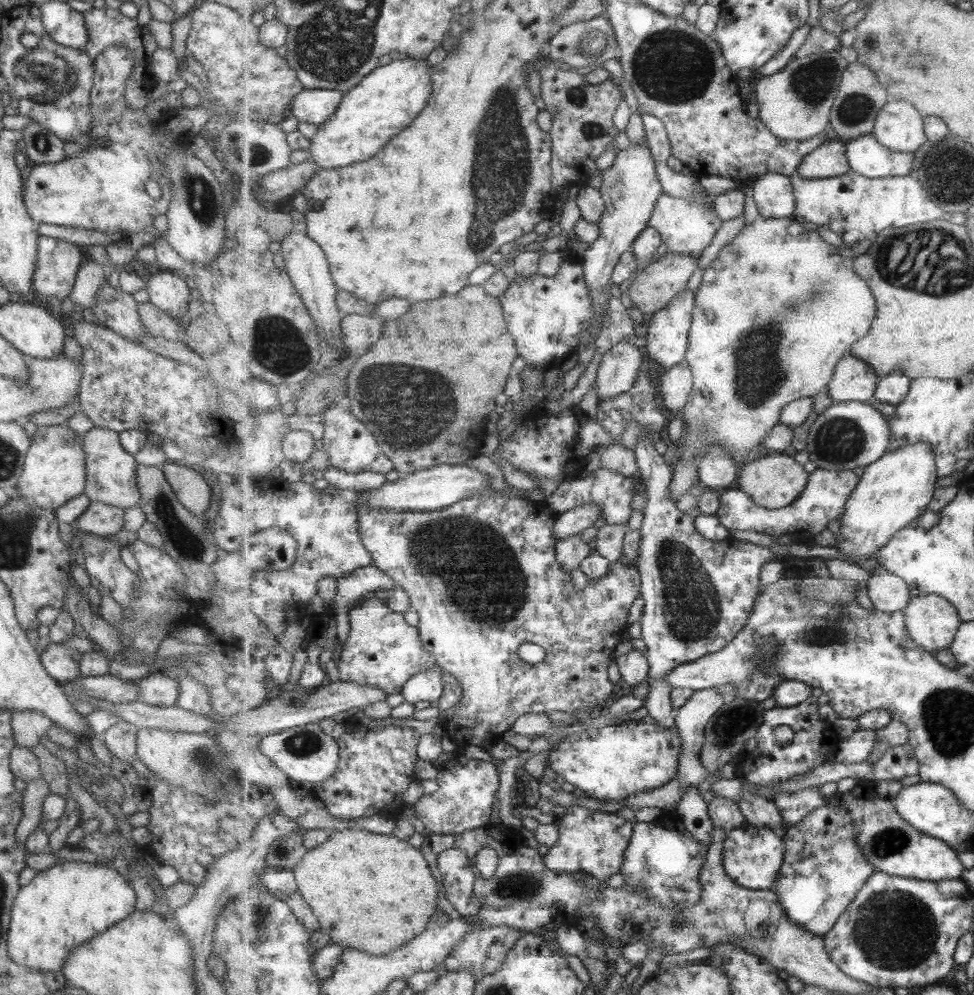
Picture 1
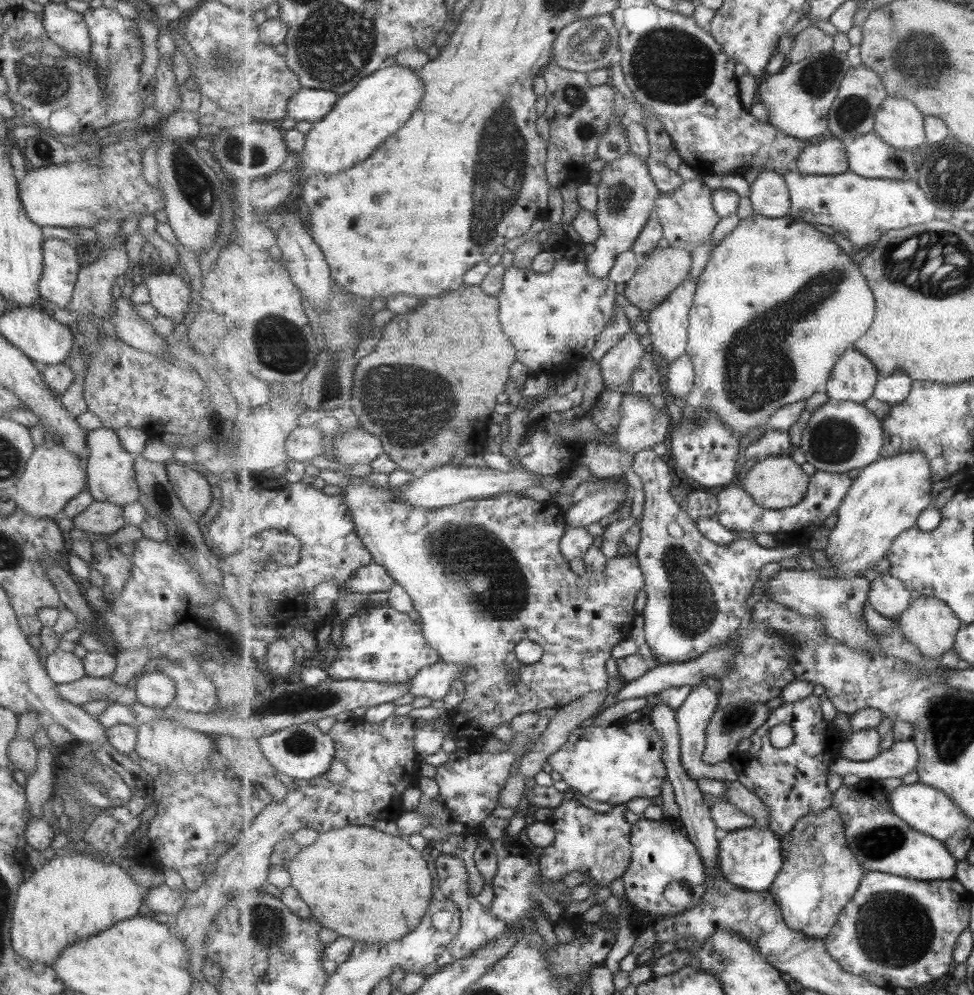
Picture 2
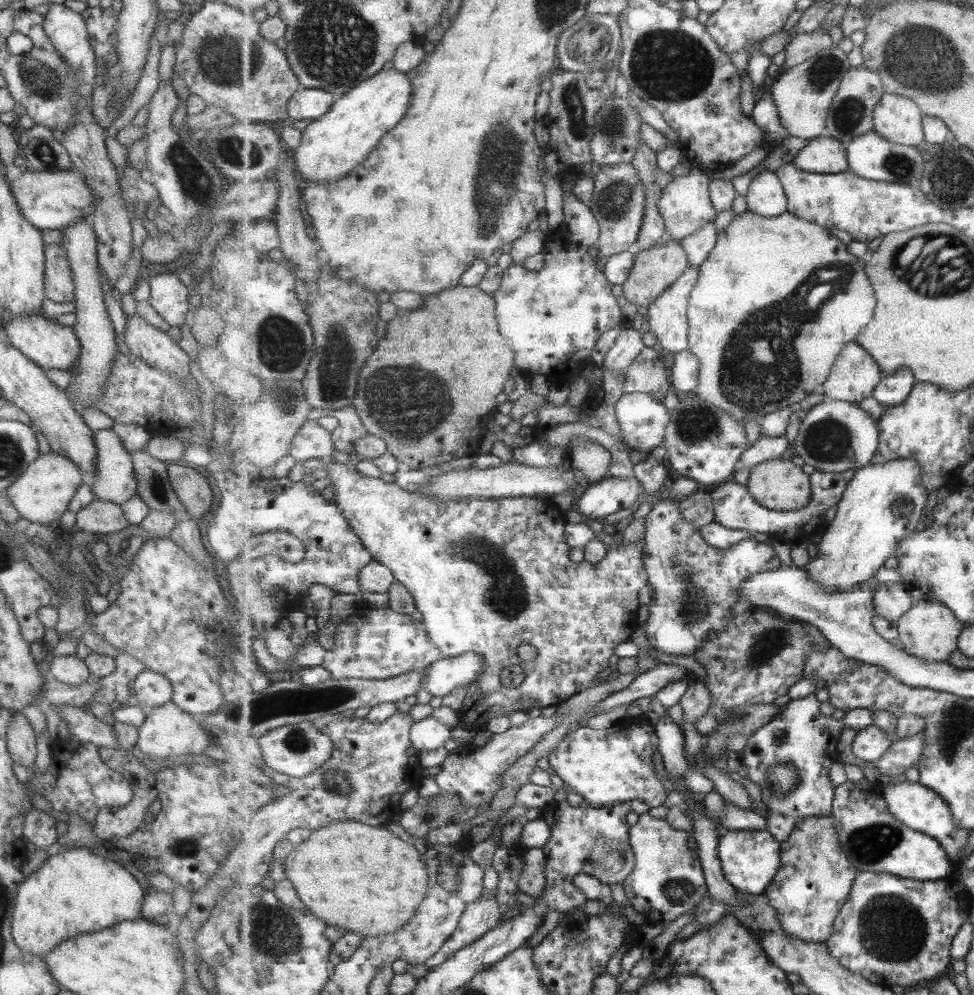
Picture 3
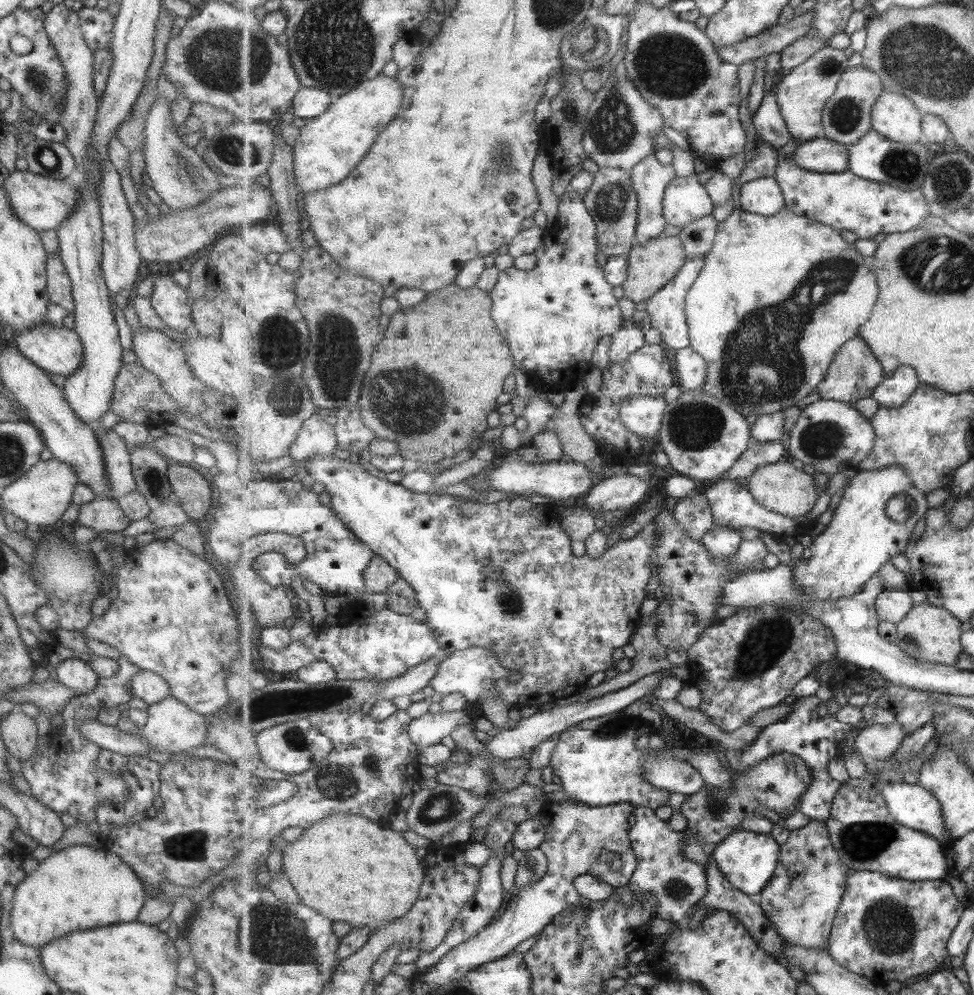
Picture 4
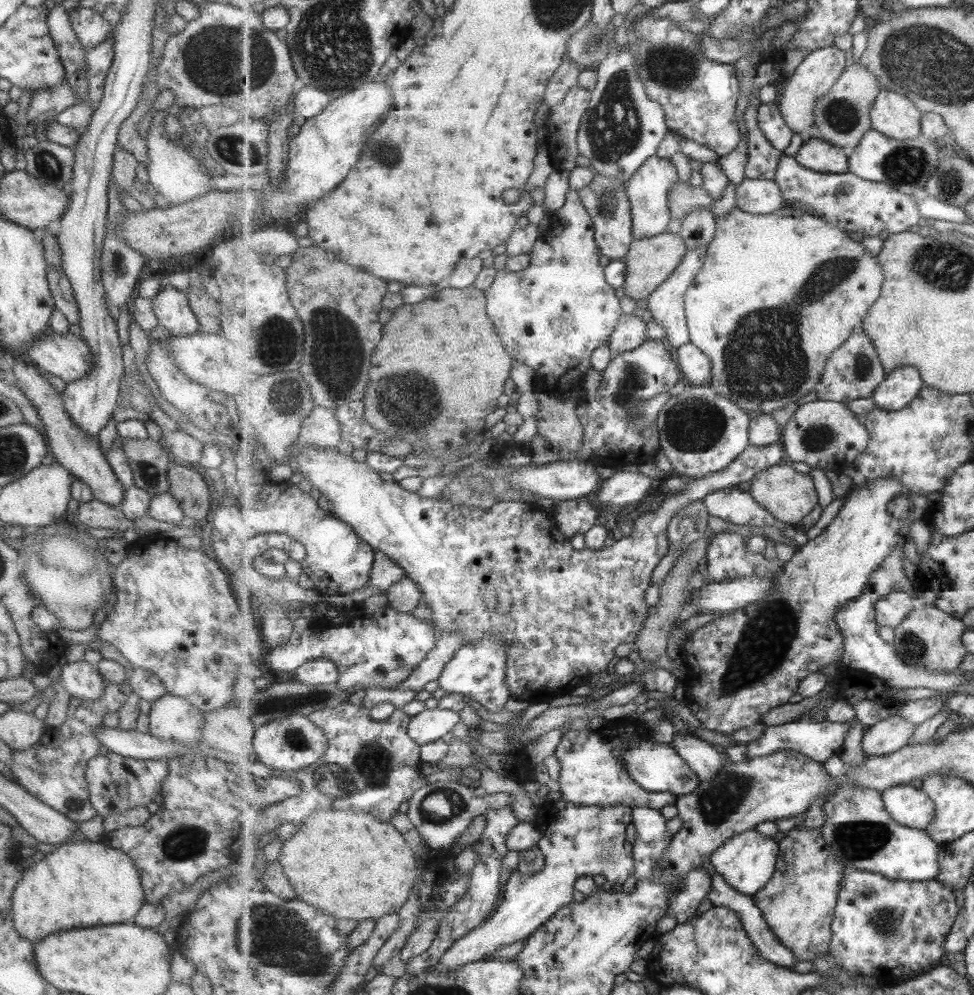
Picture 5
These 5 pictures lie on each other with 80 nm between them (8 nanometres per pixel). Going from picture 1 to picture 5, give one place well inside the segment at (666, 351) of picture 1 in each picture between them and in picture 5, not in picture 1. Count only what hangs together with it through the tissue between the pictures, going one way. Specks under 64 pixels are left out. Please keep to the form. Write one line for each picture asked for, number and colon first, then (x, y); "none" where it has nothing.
2: (668, 324)
3: (668, 319)
4: (667, 309)
5: (667, 304)

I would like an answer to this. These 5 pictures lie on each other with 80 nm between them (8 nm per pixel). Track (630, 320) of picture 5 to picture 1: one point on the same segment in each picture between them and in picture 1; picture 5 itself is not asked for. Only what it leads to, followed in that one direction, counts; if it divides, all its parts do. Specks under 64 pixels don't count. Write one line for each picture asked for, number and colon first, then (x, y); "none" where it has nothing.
1: (620, 366)
2: (617, 367)
3: (627, 349)
4: (630, 339)

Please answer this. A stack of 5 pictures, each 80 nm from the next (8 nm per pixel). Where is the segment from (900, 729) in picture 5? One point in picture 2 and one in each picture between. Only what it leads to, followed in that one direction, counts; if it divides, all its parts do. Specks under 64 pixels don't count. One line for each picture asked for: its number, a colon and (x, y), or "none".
2: (862, 746)
3: (870, 744)
4: (878, 742)

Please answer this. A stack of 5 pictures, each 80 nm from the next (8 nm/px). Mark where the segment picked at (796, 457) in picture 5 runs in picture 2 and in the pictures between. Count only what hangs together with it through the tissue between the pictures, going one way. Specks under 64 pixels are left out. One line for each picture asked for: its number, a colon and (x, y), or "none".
2: (842, 436)
3: (836, 436)
4: (829, 435)

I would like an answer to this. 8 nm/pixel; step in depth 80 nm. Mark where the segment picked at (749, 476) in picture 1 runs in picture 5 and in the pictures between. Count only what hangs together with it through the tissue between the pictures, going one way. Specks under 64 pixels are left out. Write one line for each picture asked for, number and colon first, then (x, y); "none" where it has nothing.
2: (776, 482)
3: (778, 484)
4: (781, 487)
5: (789, 494)

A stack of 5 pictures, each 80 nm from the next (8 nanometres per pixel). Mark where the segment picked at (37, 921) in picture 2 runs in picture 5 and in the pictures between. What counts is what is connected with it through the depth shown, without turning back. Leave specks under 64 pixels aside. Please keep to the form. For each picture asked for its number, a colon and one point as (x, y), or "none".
3: (73, 892)
4: (78, 887)
5: (82, 884)

